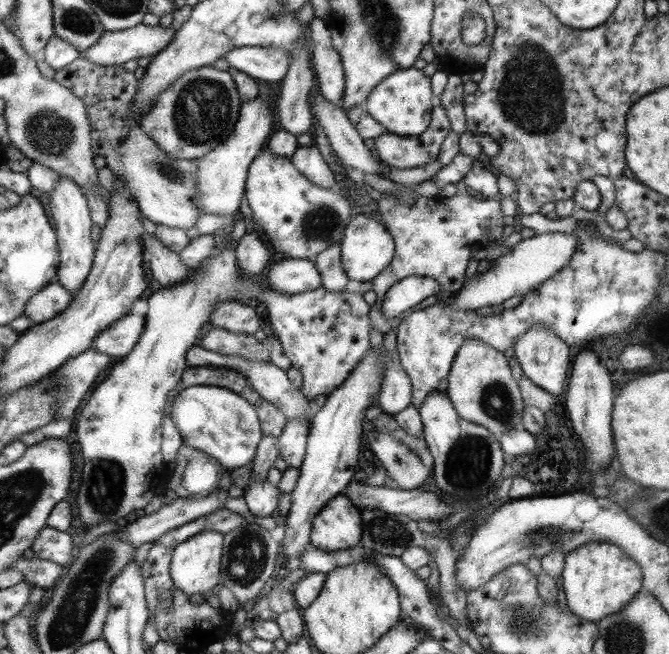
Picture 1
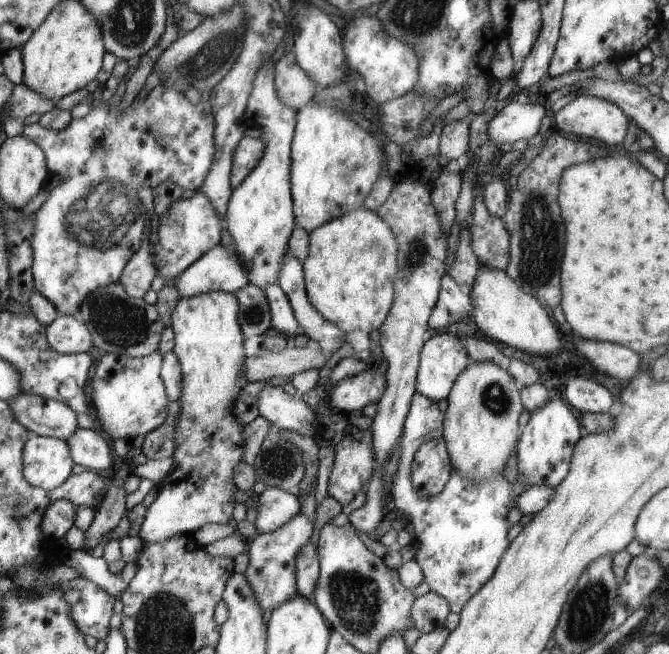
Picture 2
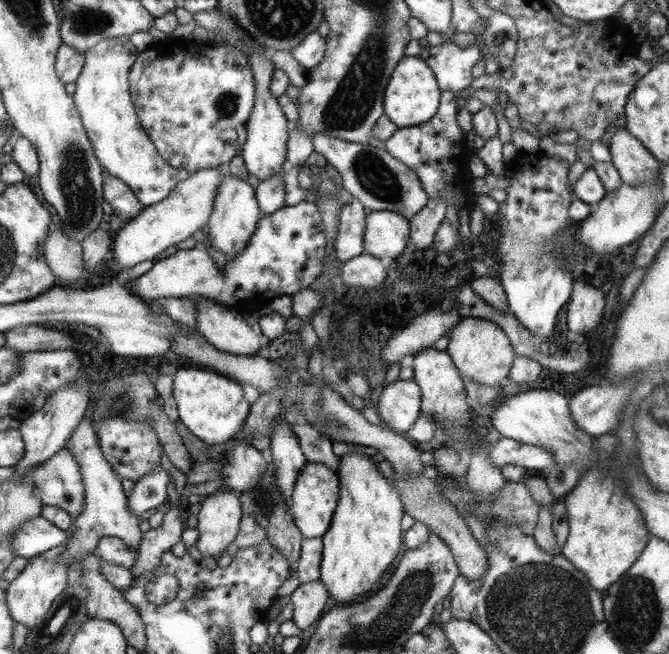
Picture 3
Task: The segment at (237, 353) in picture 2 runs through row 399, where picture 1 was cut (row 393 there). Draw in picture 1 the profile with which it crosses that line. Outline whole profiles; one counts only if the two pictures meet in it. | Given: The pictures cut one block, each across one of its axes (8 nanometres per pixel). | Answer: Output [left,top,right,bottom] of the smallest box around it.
[171,385,264,470]

